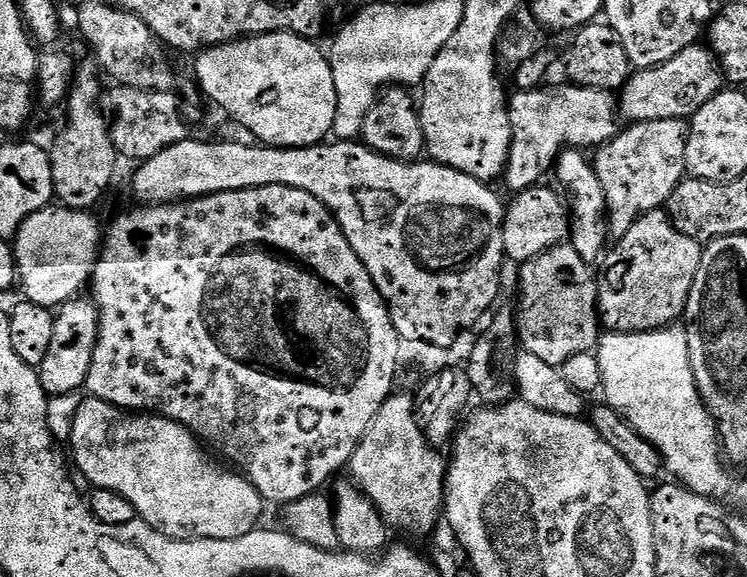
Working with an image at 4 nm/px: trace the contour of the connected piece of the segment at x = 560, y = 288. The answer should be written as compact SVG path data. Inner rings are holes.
M571 243L559 244L557 248L538 254L538 258L527 260L519 265L520 271L520 309L515 309L516 335L521 349L542 362L557 366L565 364L583 352L591 352L597 347L602 335L602 325L598 311L598 276L595 276L593 265L587 264L572 248Z

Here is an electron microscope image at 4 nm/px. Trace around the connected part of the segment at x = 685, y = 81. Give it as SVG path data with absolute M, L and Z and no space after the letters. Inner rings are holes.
M697 42L686 46L682 54L674 54L670 62L662 62L653 68L641 68L633 71L628 77L624 87L618 92L618 112L621 117L628 119L629 125L641 124L642 122L658 122L659 120L683 120L687 121L695 112L702 110L714 94L718 94L725 87L726 77L716 59L712 55L711 48Z

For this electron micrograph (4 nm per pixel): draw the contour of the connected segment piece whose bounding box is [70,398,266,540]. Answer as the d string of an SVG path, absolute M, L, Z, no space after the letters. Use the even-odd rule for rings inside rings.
M88 398L76 412L72 423L71 444L72 452L76 455L76 468L92 483L93 489L105 488L126 498L126 502L134 506L139 519L171 540L242 538L257 531L259 524L256 523L266 509L265 500L246 477L227 467L219 468L215 464L217 461L202 447L201 441L181 424L167 420L165 416L133 414L101 400Z

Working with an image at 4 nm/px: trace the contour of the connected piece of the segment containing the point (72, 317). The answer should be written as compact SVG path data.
M80 299L67 300L55 313L54 339L50 342L50 350L46 352L46 358L38 369L40 381L49 397L79 393L88 383L96 340L100 336L100 312L91 299Z

